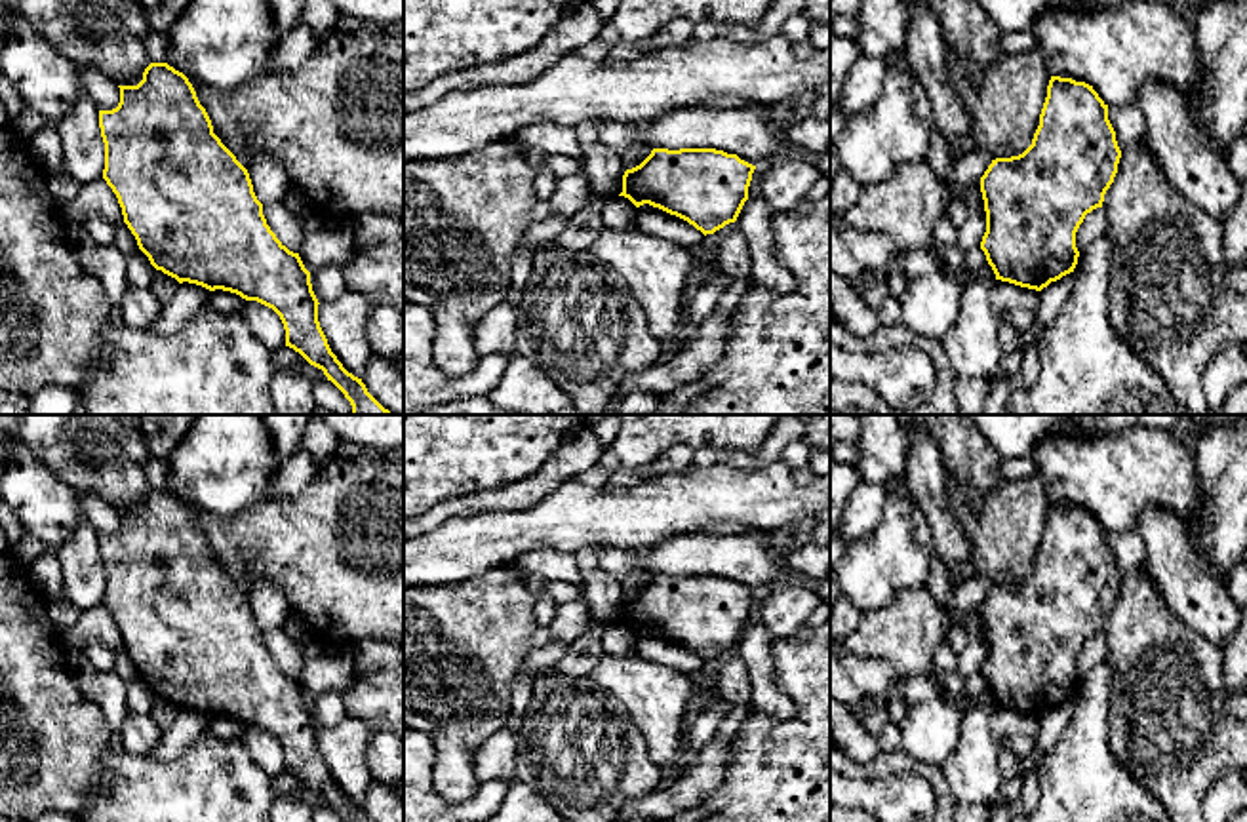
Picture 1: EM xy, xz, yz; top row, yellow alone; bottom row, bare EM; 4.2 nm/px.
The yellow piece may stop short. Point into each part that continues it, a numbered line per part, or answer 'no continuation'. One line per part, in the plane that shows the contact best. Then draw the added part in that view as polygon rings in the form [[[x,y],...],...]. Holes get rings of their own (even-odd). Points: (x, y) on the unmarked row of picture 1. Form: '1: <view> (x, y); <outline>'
no continuation

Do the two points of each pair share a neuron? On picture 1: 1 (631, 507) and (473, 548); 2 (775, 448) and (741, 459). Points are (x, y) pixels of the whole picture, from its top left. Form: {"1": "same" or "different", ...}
{"1": "same", "2": "same"}

